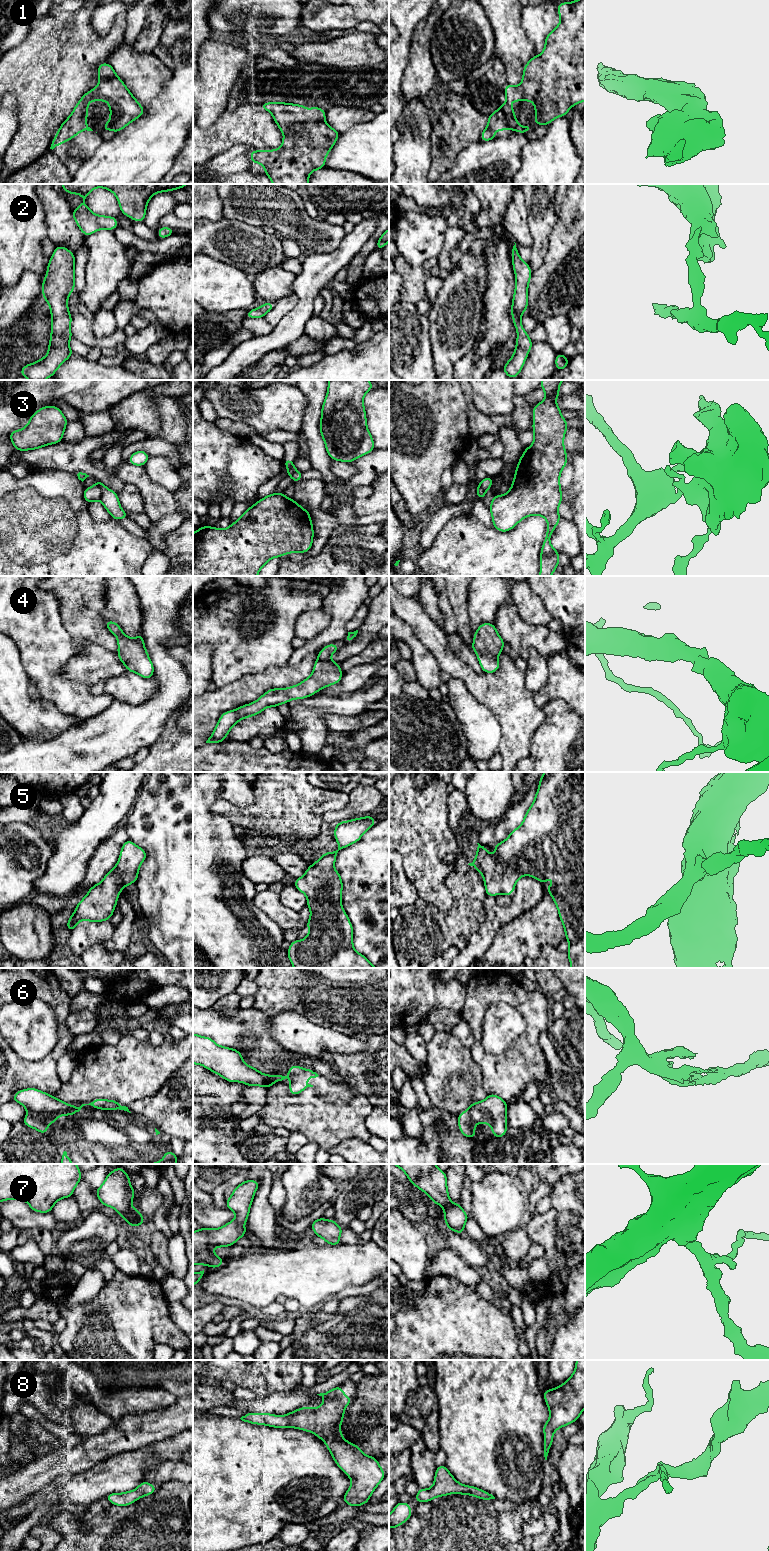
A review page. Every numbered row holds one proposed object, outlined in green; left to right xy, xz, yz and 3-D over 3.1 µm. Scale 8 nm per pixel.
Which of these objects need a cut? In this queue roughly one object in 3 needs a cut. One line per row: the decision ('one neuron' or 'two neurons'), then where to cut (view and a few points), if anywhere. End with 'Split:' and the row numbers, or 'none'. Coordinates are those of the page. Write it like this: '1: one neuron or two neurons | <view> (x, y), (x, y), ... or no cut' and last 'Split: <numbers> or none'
1: one neuron | no cut
2: one neuron | no cut
3: two neurons | xy (95, 484), (100, 489), (100, 499)
4: one neuron | no cut
5: one neuron | no cut
6: one neuron | no cut
7: one neuron | no cut
8: one neuron | no cut
Split: 3

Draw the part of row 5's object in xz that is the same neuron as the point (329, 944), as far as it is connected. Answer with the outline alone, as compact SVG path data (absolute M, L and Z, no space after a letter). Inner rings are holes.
M367 815L335 824L334 839L338 842L338 849L325 852L308 867L303 877L295 879L294 886L307 896L311 915L304 927L309 928L310 933L303 940L291 942L288 949L287 955L294 968L377 968L353 947L353 927L341 904L343 883L334 868L338 851L358 842L376 823L375 818Z

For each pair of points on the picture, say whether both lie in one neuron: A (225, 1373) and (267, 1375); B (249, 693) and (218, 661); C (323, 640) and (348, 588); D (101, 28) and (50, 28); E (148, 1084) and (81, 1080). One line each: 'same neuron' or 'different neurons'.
A: same neuron
B: different neurons
C: same neuron
D: different neurons
E: same neuron

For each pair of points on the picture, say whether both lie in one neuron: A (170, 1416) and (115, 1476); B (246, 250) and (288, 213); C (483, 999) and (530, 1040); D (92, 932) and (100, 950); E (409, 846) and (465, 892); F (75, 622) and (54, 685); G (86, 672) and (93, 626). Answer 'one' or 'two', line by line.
A: two
B: two
C: one
D: two
E: two
F: two
G: two

